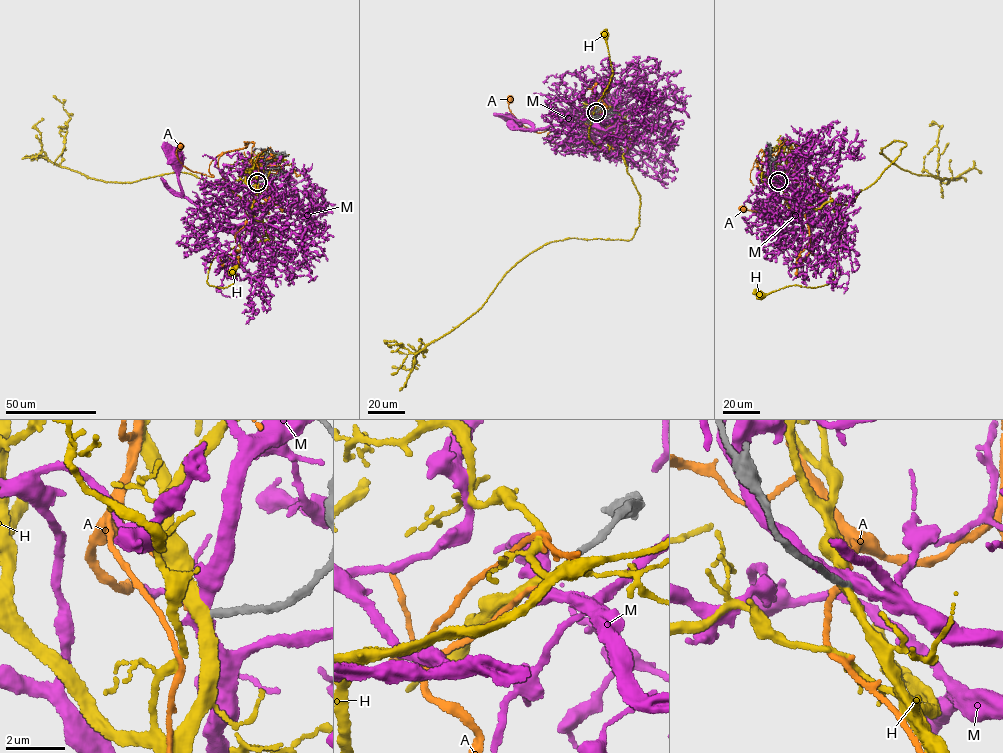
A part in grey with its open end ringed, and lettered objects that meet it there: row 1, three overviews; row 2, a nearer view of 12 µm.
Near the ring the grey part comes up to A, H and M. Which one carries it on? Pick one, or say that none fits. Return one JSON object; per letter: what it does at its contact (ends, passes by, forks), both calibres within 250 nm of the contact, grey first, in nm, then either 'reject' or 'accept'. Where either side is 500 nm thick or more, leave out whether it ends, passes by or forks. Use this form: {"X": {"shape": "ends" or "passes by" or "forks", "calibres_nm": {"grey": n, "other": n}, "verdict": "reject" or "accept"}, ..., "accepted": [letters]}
{"A": {"shape": "ends", "calibres_nm": {"grey": 180, "other": 160}, "verdict": "accept"}, "H": {"shape": "passes by", "calibres_nm": {"grey": 200, "other": 340}, "verdict": "reject"}, "M": {"shape": "forks", "calibres_nm": {"grey": 200, "other": 360}, "verdict": "reject"}, "accepted": ["A"]}

